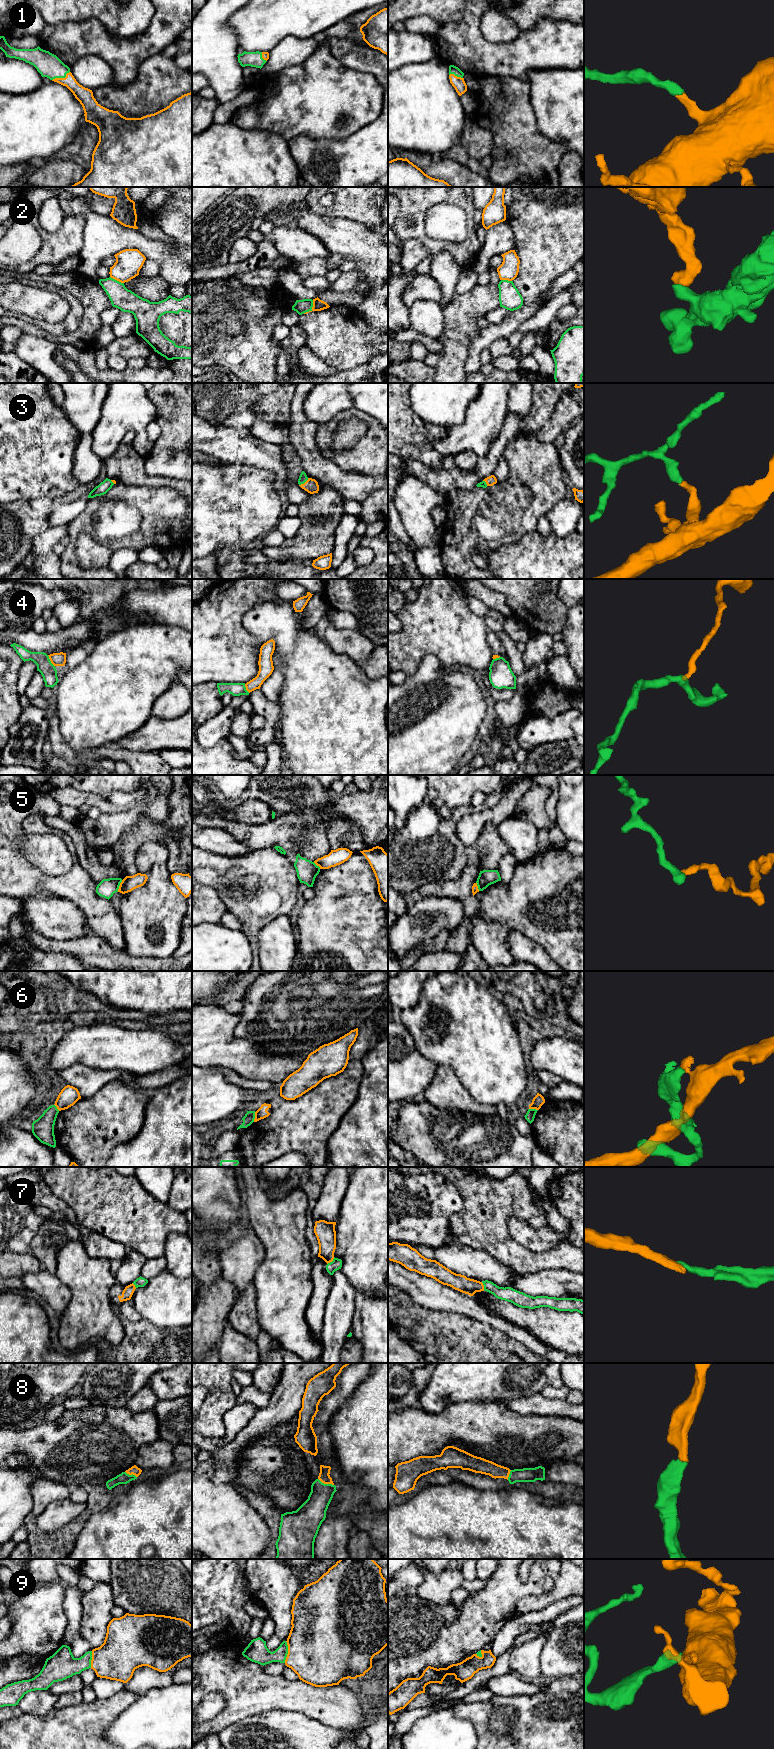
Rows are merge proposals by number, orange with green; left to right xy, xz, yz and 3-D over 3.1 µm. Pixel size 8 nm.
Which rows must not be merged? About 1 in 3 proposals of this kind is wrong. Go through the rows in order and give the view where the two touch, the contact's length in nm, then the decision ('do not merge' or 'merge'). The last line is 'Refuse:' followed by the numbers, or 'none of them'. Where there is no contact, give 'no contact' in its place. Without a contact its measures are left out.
1: meets orange in xy; contact 160 nm long; merge
2: meets orange in xz; contact 140 nm long; do not merge
3: meets orange in xz; contact 100 nm long; merge
4: meets orange in xy; contact 110 nm long; do not merge
5: meets orange in xy; contact 100 nm long; do not merge
6: meets orange in xz; contact 80 nm long; do not merge
7: meets orange in xz; contact 90 nm long; merge
8: meets orange in xz; contact 140 nm long; merge
9: meets orange in xz; contact 180 nm long; merge
Refuse: 2, 4, 5, 6

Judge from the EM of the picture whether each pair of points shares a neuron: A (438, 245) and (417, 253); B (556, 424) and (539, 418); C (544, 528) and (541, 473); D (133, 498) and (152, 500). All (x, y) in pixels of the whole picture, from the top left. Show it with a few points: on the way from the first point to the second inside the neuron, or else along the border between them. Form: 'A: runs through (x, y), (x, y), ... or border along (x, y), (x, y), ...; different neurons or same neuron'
A: border along (404, 241), (418, 239), (430, 255); different neurons
B: border along (560, 400), (550, 418), (537, 434); different neurons
C: border along (544, 514), (539, 519), (536, 529); different neurons
D: runs through (138, 498), (147, 498); same neuron

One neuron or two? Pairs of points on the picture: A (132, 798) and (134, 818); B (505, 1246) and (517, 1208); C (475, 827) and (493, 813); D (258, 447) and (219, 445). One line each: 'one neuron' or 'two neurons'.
A: two neurons
B: one neuron
C: one neuron
D: one neuron

